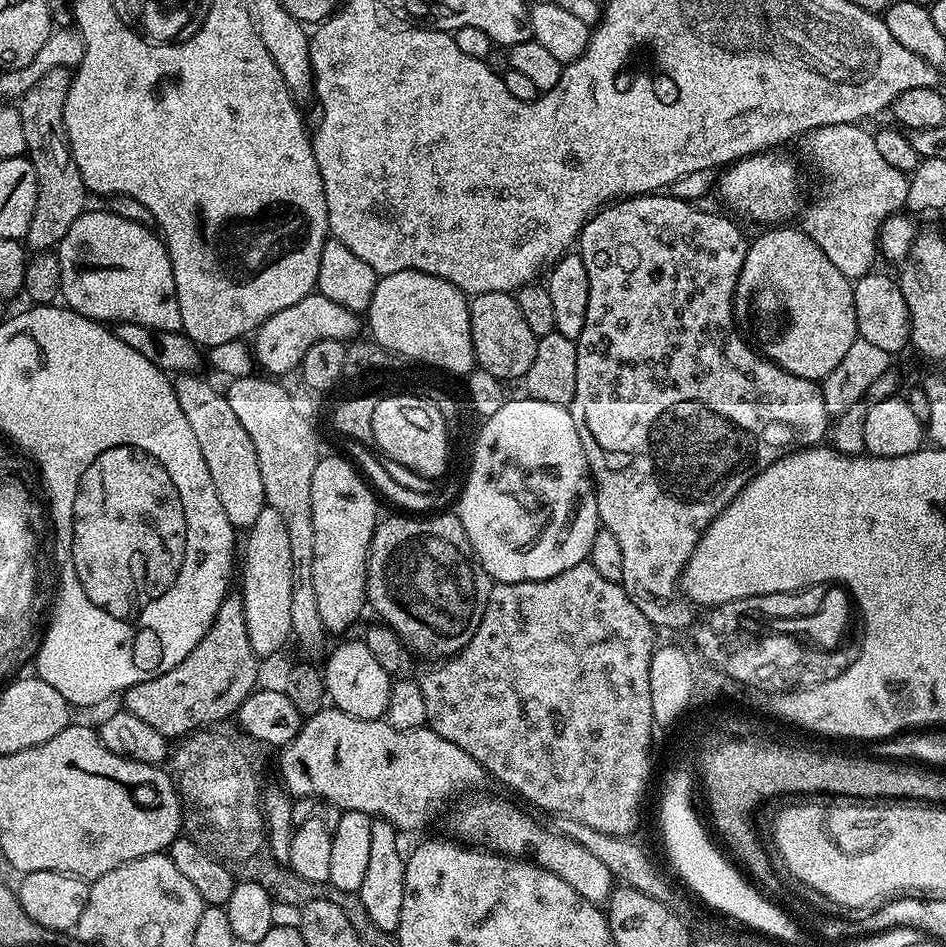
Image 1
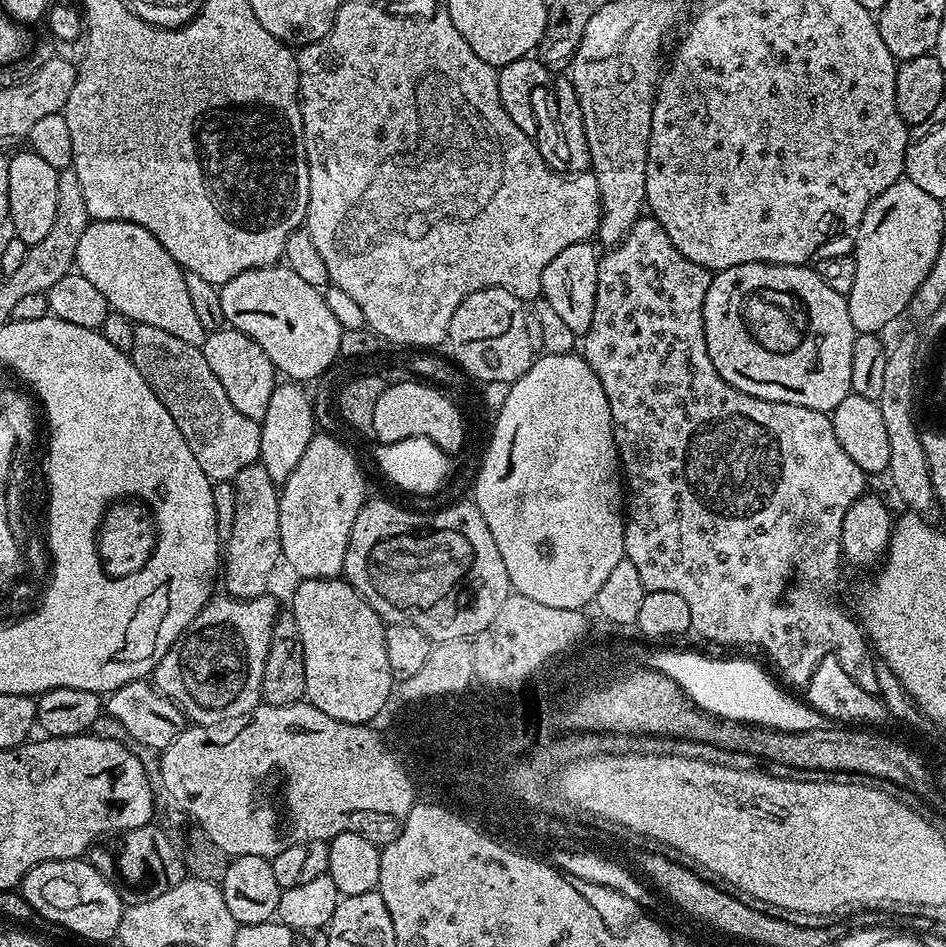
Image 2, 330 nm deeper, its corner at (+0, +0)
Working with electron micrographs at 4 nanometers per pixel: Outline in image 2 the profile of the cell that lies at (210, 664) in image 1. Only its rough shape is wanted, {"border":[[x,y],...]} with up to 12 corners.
{"border":[[258,462],[234,481],[222,588],[269,591],[281,563],[280,494]]}

